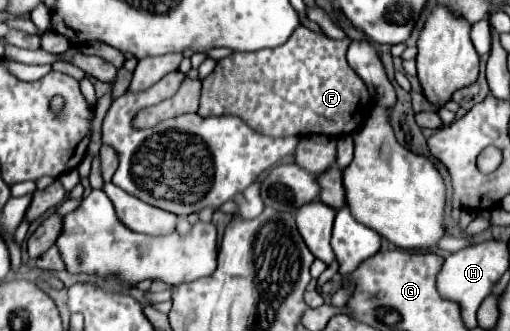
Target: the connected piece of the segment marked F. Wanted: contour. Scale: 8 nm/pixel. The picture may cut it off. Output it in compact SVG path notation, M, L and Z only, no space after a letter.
M298 25L292 37L274 49L260 49L252 53L232 53L230 57L218 61L216 69L202 81L202 97L198 115L224 115L232 113L248 121L258 133L268 133L270 137L290 137L290 135L348 135L364 125L368 113L372 111L372 95L364 81L352 71L346 61L346 49L350 37L330 39L324 33L310 31L304 25Z

